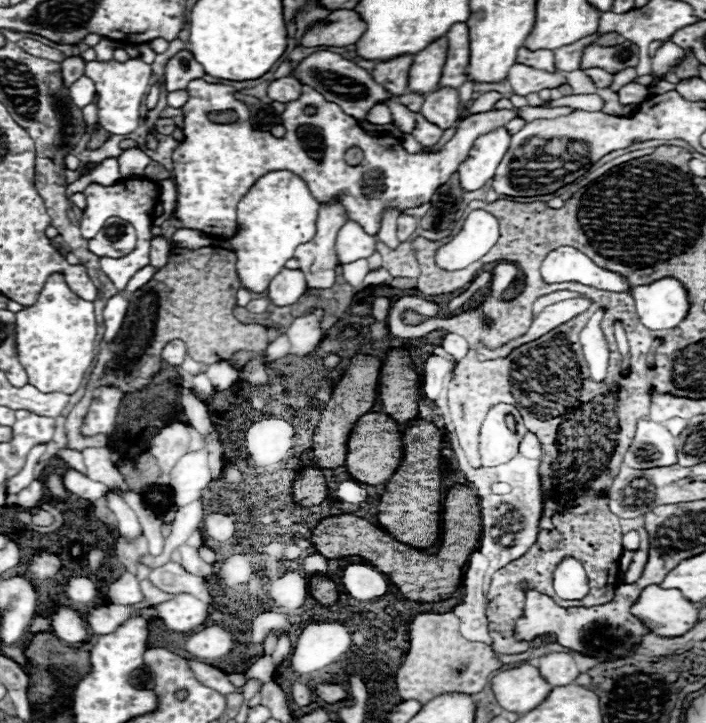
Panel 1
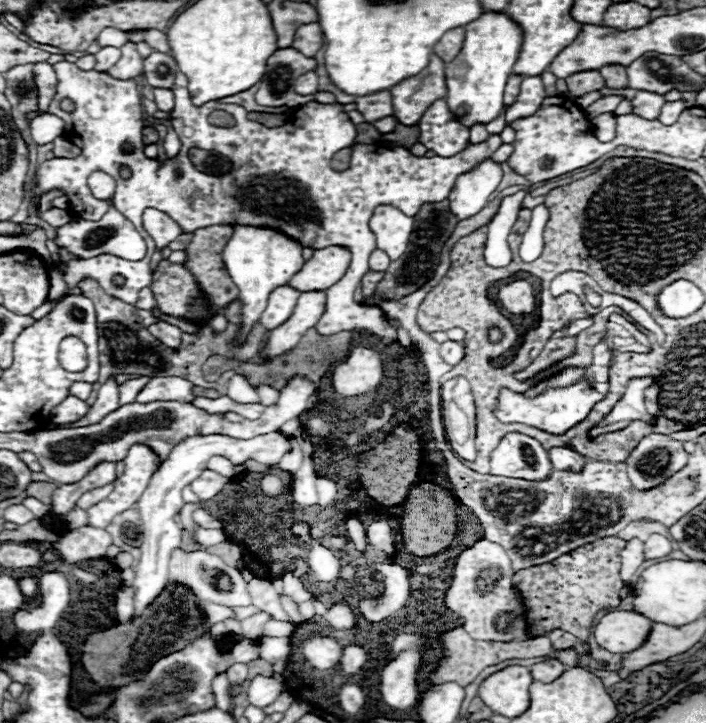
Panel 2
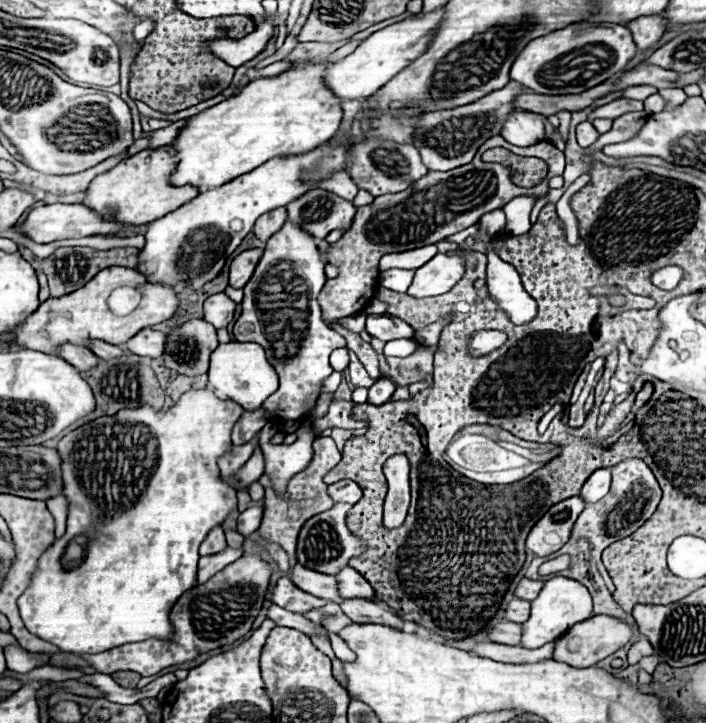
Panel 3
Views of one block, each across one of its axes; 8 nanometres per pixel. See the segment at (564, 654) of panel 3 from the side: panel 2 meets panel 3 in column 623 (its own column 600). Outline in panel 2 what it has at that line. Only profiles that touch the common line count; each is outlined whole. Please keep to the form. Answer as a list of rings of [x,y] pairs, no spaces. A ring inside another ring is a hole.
[[[634,610],[608,612],[594,628],[596,644],[612,654],[636,650],[648,636],[652,622]]]

